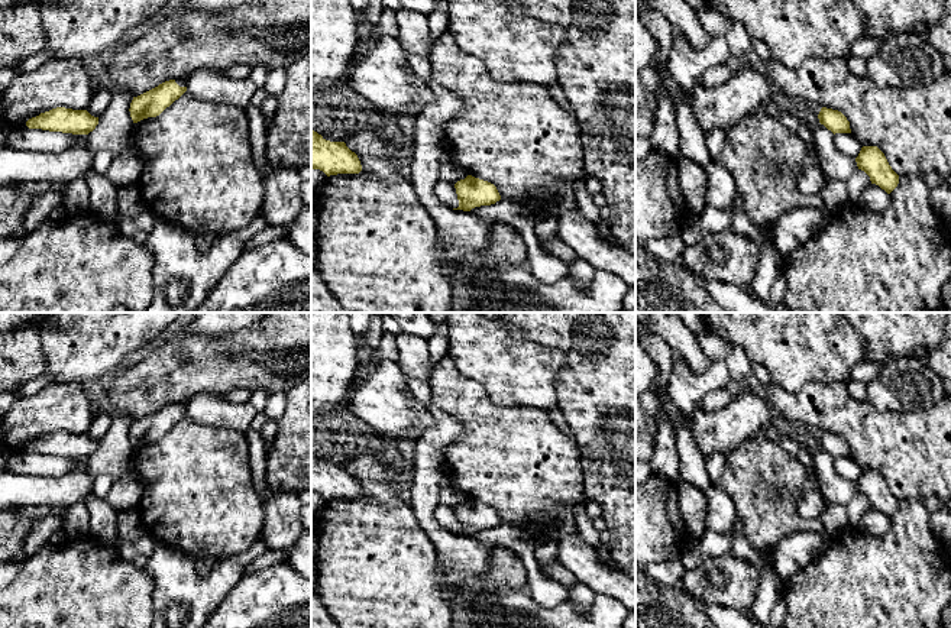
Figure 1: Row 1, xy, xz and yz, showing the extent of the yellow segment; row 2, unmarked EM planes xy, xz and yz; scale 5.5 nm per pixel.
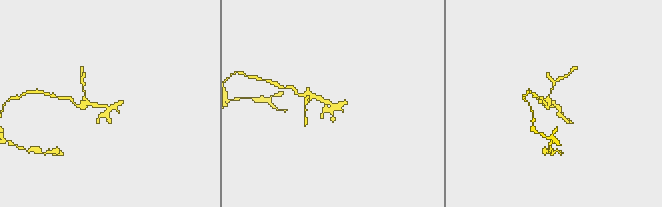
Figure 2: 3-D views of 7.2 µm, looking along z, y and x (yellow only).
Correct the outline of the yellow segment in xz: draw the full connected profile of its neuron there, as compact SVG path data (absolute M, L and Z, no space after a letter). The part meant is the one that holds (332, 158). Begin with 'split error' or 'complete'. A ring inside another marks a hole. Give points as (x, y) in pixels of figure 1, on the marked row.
complete; M311 130L311 169L320 169L327 177L337 174L359 174L360 161L345 142L330 142Z

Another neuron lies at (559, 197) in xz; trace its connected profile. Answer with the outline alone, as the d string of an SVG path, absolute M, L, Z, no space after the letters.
M554 182L547 188L537 190L531 197L523 201L536 216L541 213L563 214L576 207L575 184Z

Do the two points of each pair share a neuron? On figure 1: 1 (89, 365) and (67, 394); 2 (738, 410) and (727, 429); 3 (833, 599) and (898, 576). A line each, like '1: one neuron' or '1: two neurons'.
1: two neurons
2: one neuron
3: one neuron

